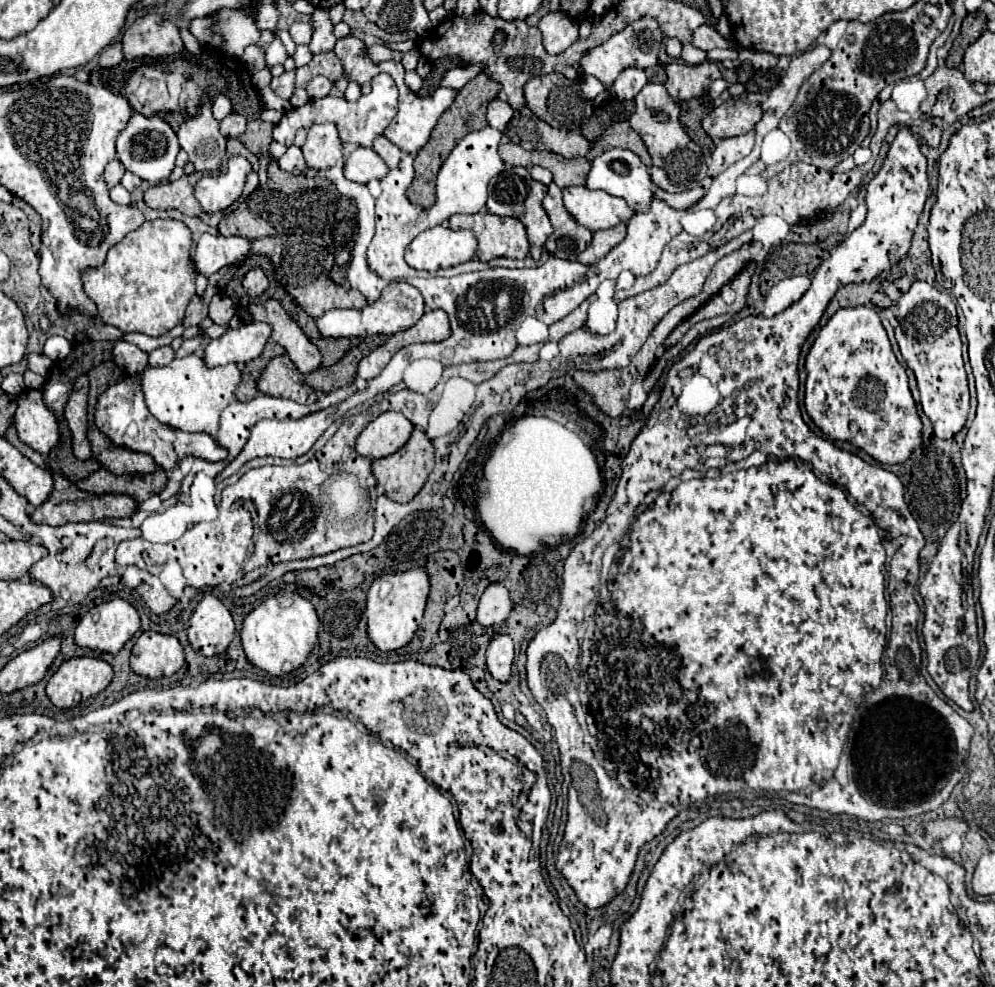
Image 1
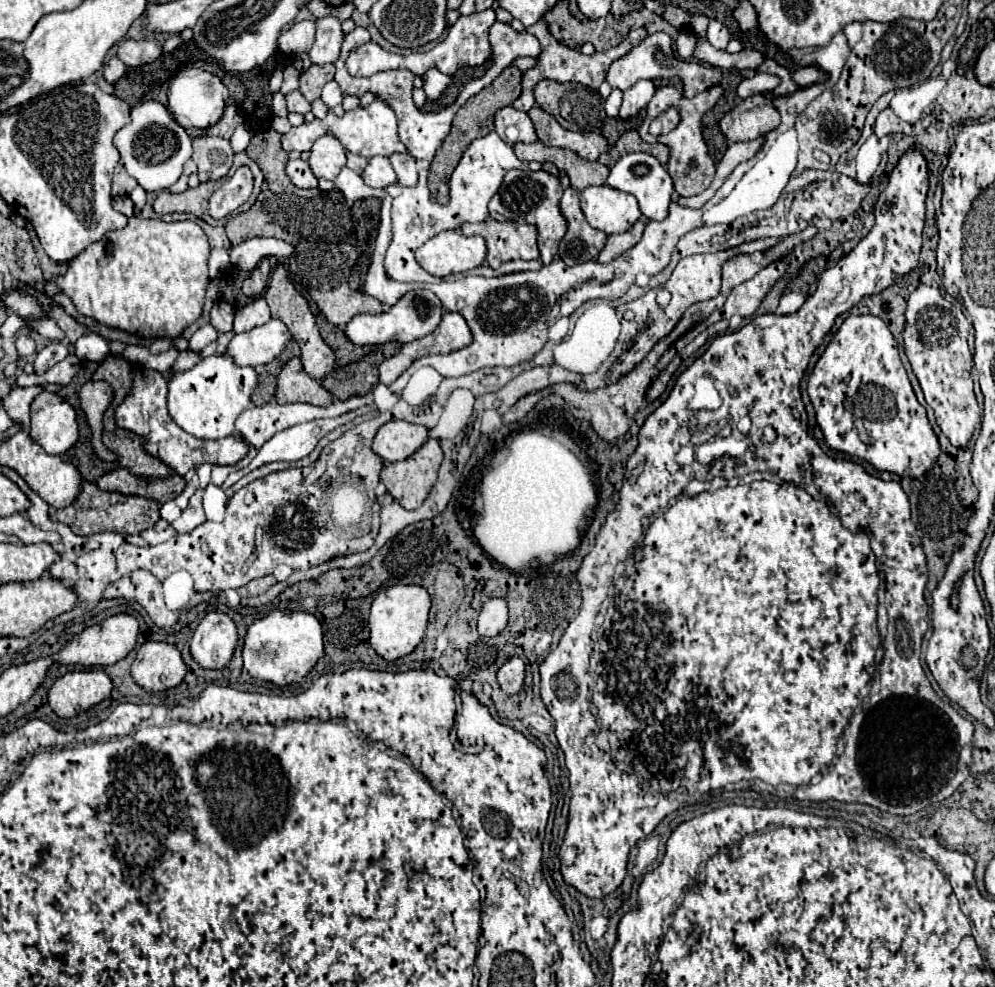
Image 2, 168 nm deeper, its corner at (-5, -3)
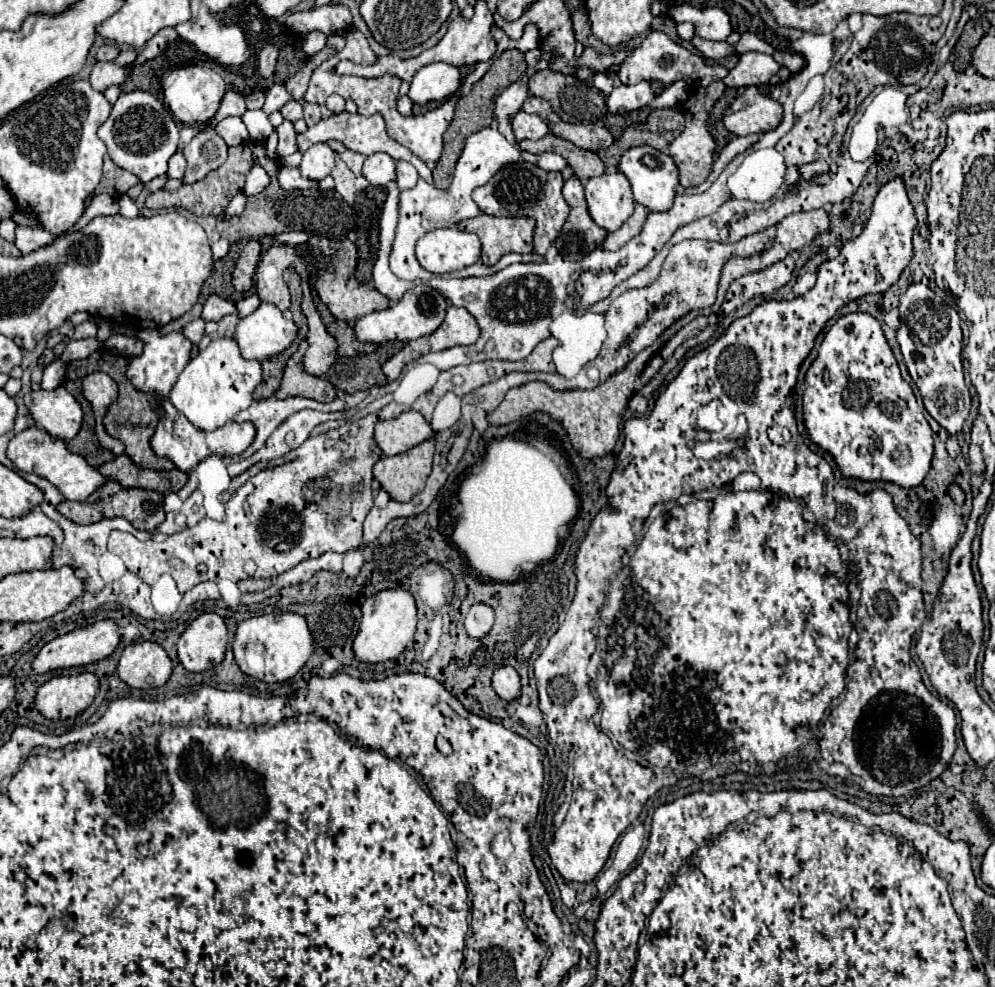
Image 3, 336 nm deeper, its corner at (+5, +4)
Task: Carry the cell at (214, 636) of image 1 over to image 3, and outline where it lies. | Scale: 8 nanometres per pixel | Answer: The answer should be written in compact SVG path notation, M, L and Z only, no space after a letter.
M202 612L180 636L178 658L190 672L204 672L222 662L228 646L228 630L216 612Z

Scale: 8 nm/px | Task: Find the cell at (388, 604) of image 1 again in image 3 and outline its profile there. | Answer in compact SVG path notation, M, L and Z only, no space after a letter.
M390 588L368 596L362 602L362 622L358 636L354 638L354 656L360 662L384 662L396 658L408 644L412 644L416 632L416 602L404 588Z

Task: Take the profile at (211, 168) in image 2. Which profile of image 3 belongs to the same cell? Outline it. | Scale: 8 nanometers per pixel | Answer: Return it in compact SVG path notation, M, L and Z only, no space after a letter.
M216 130L200 132L184 146L184 156L188 160L184 184L202 180L208 172L216 170L226 160L226 142L216 134Z

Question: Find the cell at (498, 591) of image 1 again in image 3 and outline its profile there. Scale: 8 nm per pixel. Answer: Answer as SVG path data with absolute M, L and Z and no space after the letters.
M480 602L474 604L466 616L466 632L470 638L484 638L494 624L494 610L492 606Z

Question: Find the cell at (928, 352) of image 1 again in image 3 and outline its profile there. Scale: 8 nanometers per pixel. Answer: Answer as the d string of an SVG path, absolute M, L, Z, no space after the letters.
M910 284L900 296L902 326L896 332L906 368L918 386L928 414L950 434L958 434L970 414L970 392L962 370L962 330L958 312L924 284Z

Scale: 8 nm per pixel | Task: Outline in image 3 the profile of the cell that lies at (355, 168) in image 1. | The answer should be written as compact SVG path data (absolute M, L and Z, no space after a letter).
M376 152L366 156L364 160L364 168L362 168L364 178L372 184L372 186L386 186L388 182L392 182L396 178L396 166L394 166L394 158L390 158L384 152Z

